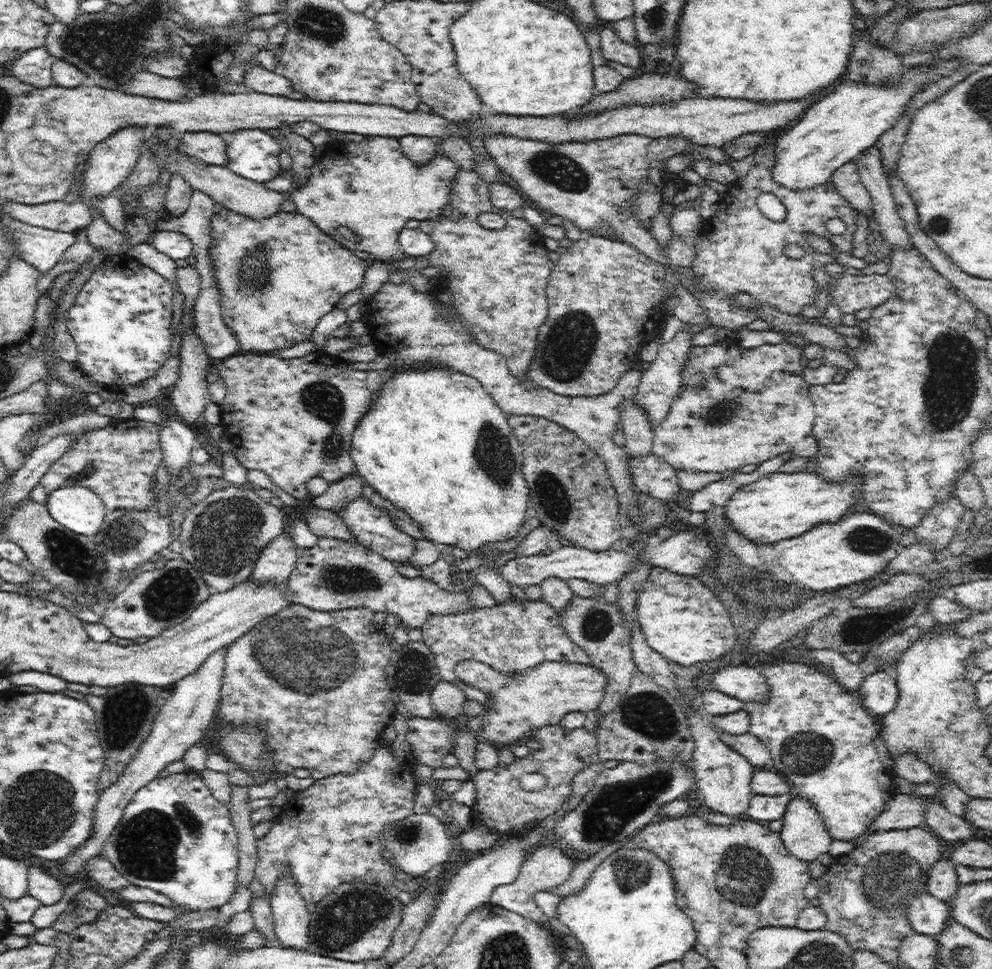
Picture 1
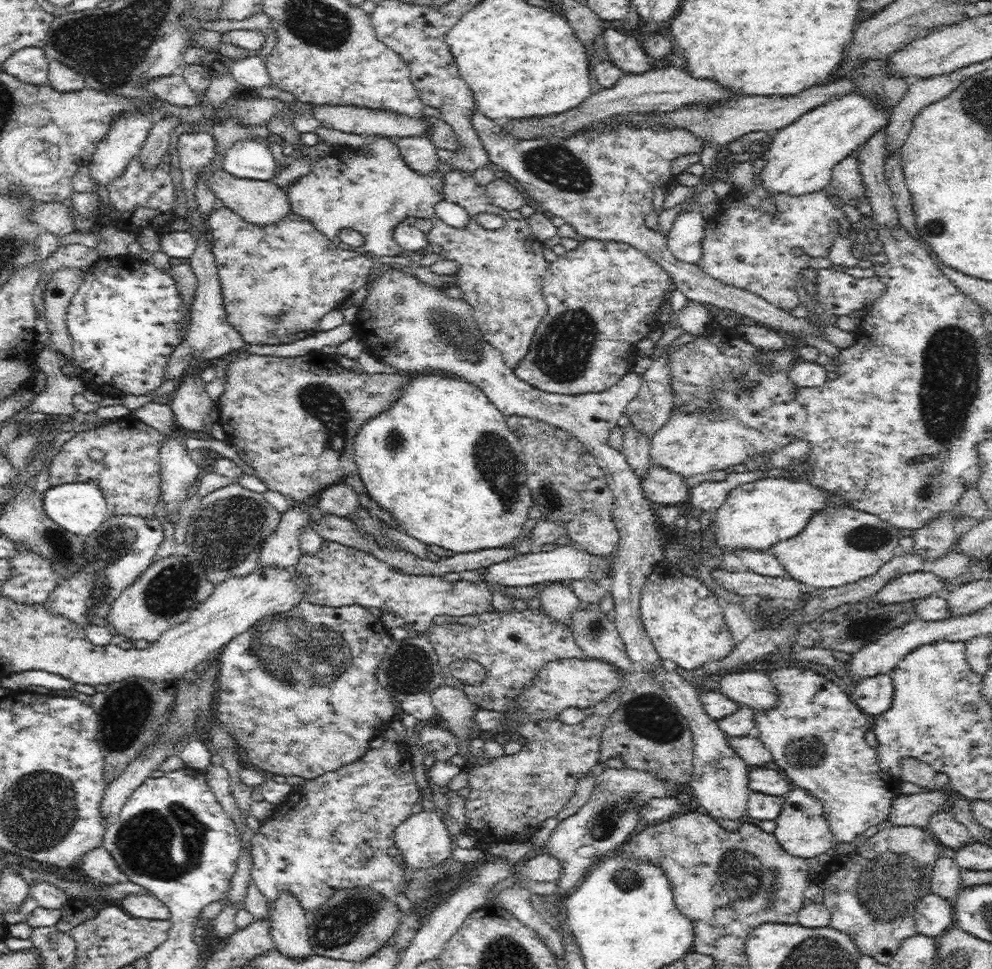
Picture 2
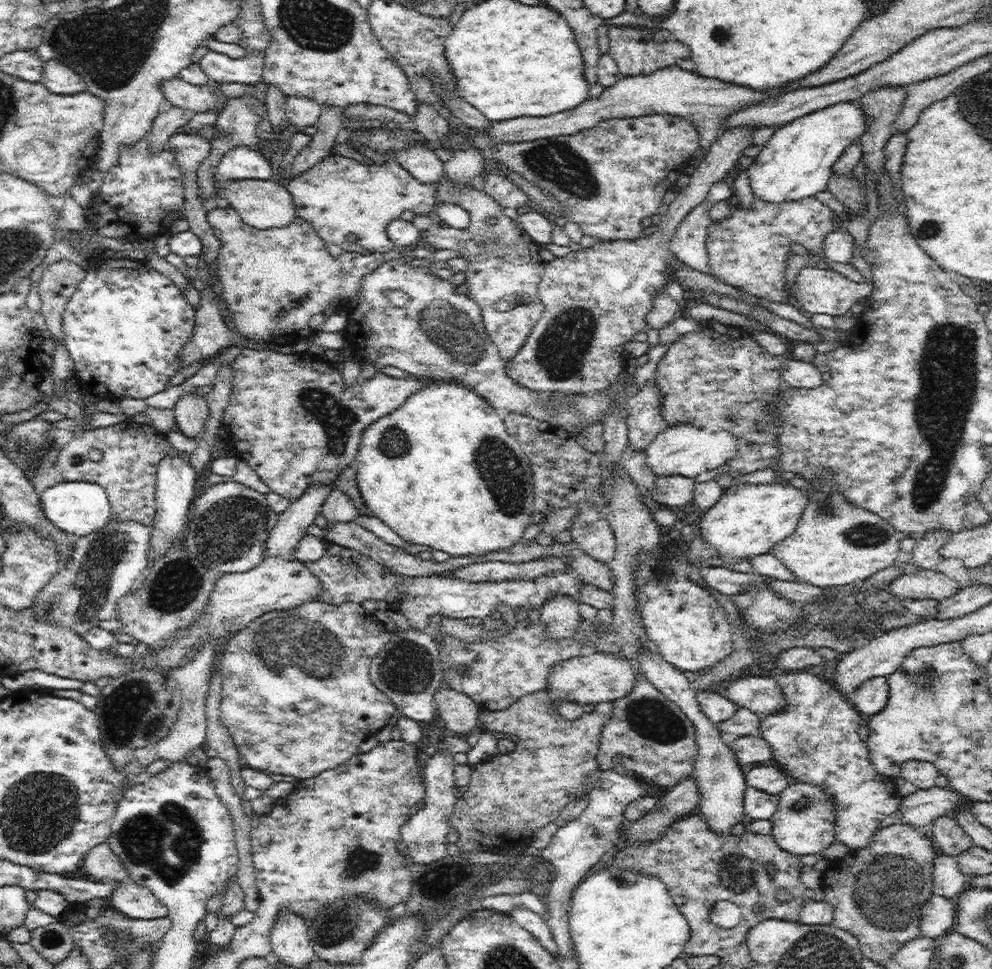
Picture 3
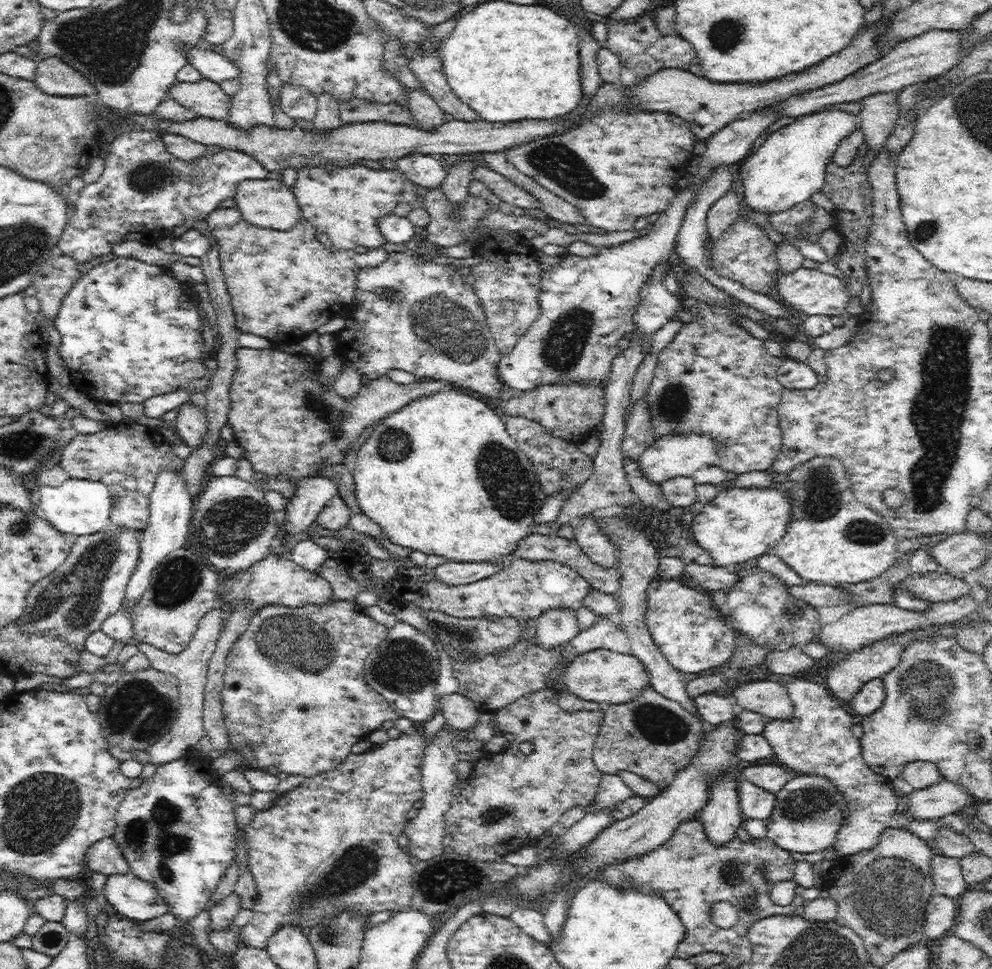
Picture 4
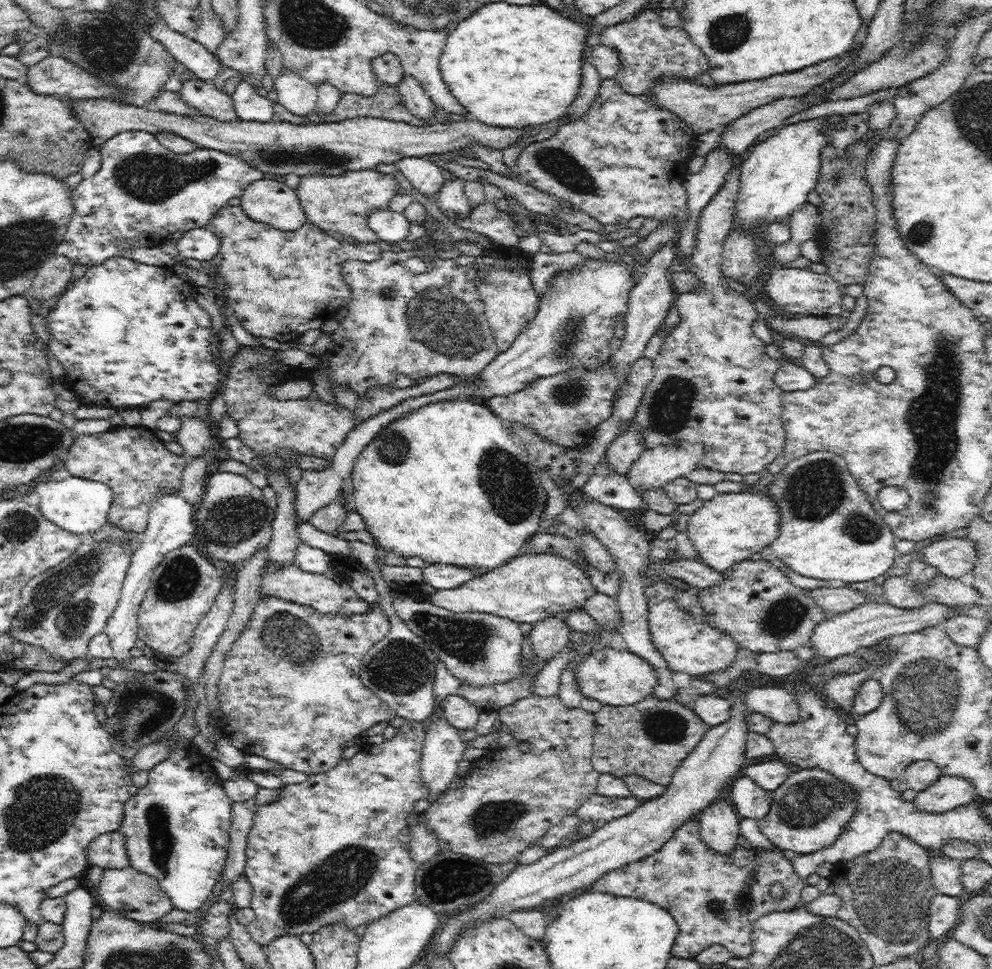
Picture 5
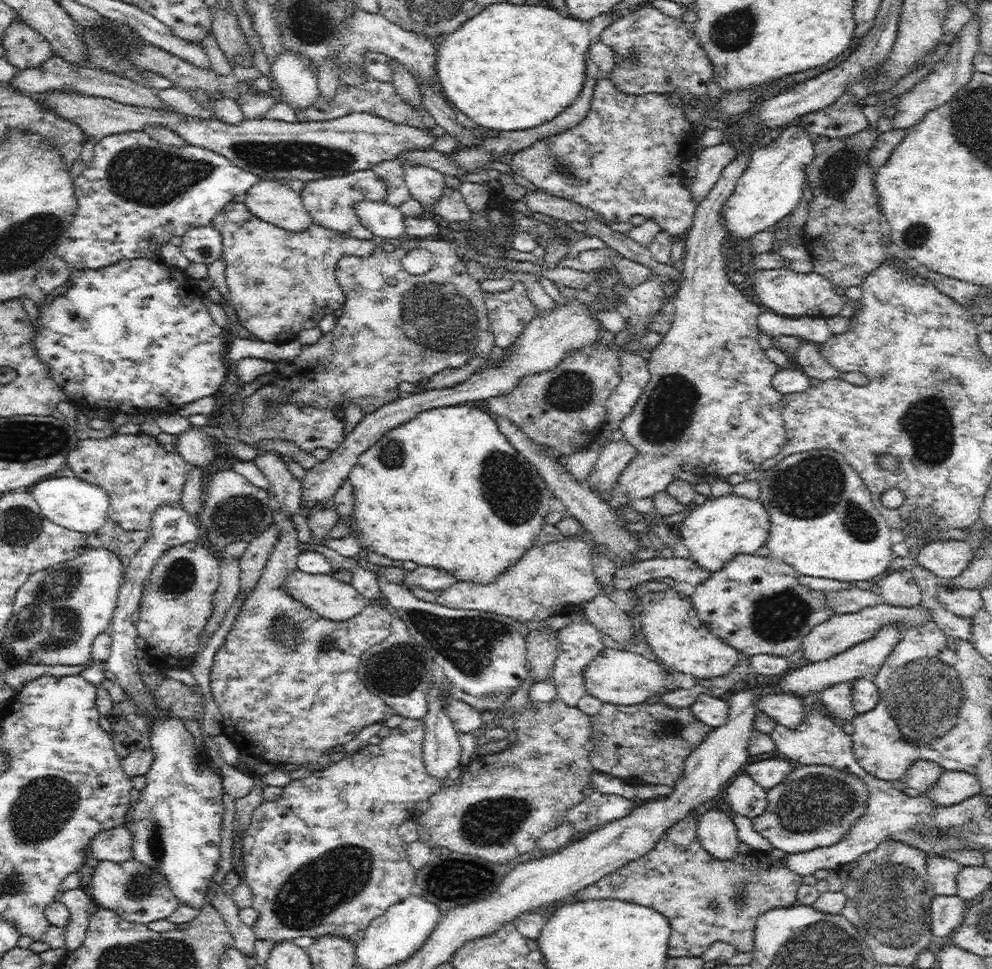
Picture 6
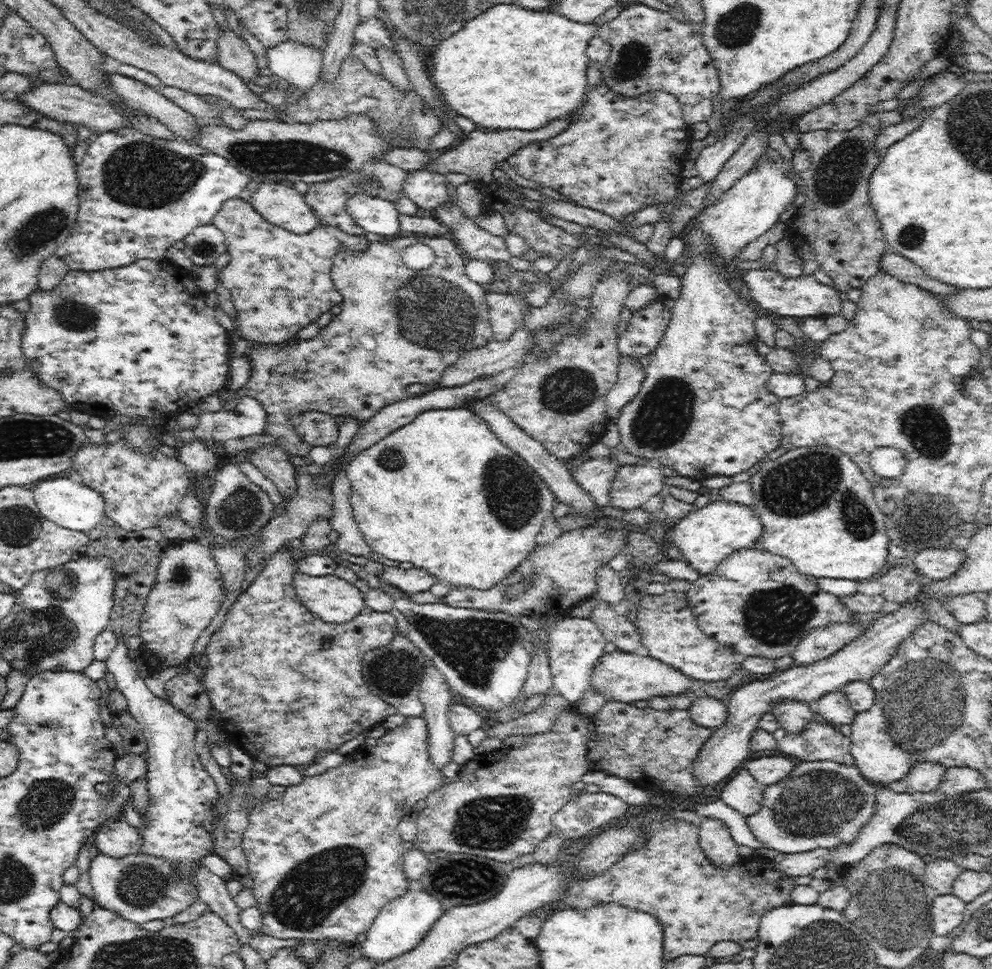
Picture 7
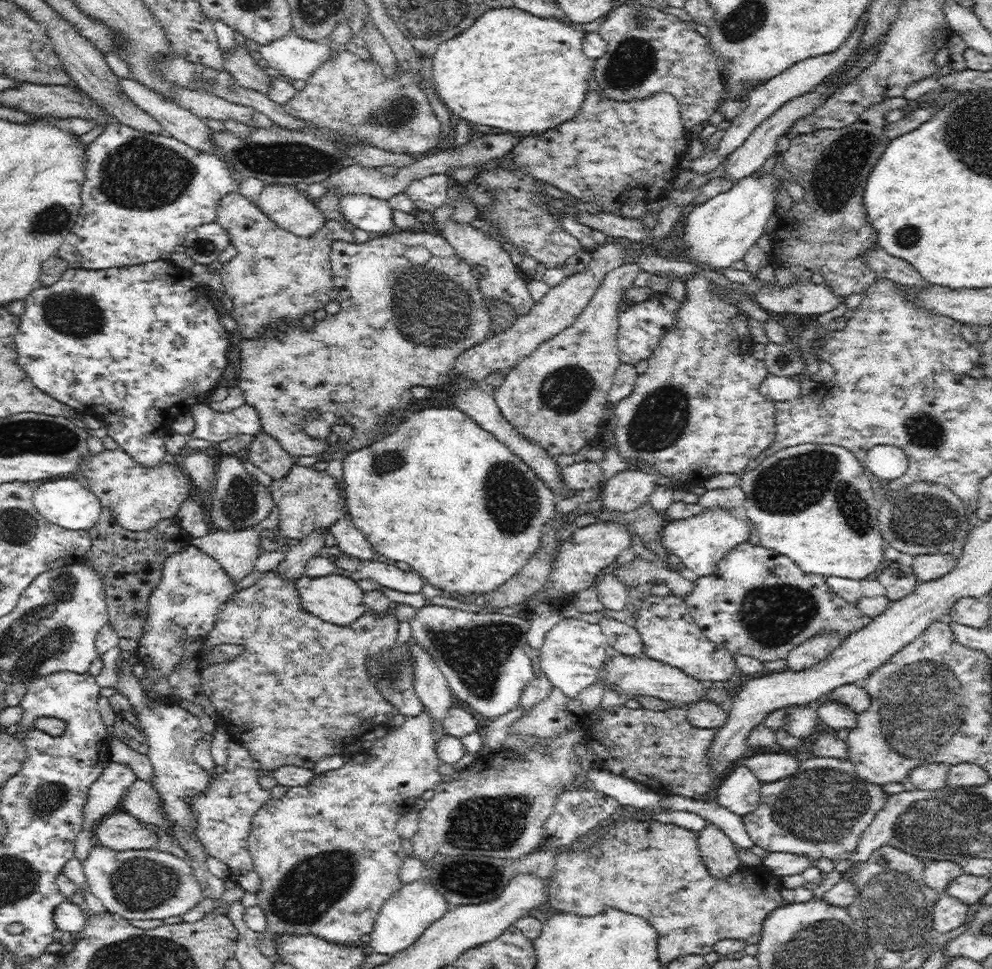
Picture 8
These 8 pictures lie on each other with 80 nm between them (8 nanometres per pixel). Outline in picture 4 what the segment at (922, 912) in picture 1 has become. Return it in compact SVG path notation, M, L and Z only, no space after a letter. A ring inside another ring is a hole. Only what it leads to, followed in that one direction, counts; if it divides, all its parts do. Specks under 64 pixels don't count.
M936 892L930 899L926 910L924 934L928 940L941 940L940 936L947 936L958 921L958 899L949 898Z

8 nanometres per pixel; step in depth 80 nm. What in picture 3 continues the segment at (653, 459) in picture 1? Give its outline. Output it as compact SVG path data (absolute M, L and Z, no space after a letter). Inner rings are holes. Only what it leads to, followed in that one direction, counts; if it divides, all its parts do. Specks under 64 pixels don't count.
M658 476L657 489L653 492L653 499L671 508L683 507L692 502L695 479L686 476Z

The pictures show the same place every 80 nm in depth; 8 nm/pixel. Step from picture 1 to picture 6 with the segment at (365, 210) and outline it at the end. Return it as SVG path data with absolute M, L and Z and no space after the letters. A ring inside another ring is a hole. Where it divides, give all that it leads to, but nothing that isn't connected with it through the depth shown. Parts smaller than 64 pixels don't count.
M372 169L305 182L303 190L299 194L314 224L344 232L347 236L360 240L370 240L374 234L358 220L358 213L356 213L354 205L363 201L383 202L387 196L386 183Z

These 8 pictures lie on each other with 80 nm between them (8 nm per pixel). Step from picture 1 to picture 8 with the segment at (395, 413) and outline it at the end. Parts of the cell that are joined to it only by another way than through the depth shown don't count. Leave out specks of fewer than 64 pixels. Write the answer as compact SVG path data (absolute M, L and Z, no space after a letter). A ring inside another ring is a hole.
M433 406L410 414L394 432L371 446L352 450L343 461L344 495L347 500L347 512L353 520L355 528L364 534L376 555L382 554L390 560L407 562L414 572L422 575L426 584L432 584L447 592L450 597L470 595L472 593L490 593L512 578L521 568L524 568L530 556L536 553L542 541L540 534L546 523L554 518L554 493L540 481L535 471L527 466L518 455L515 455L490 432L481 428L468 414L453 406Z

